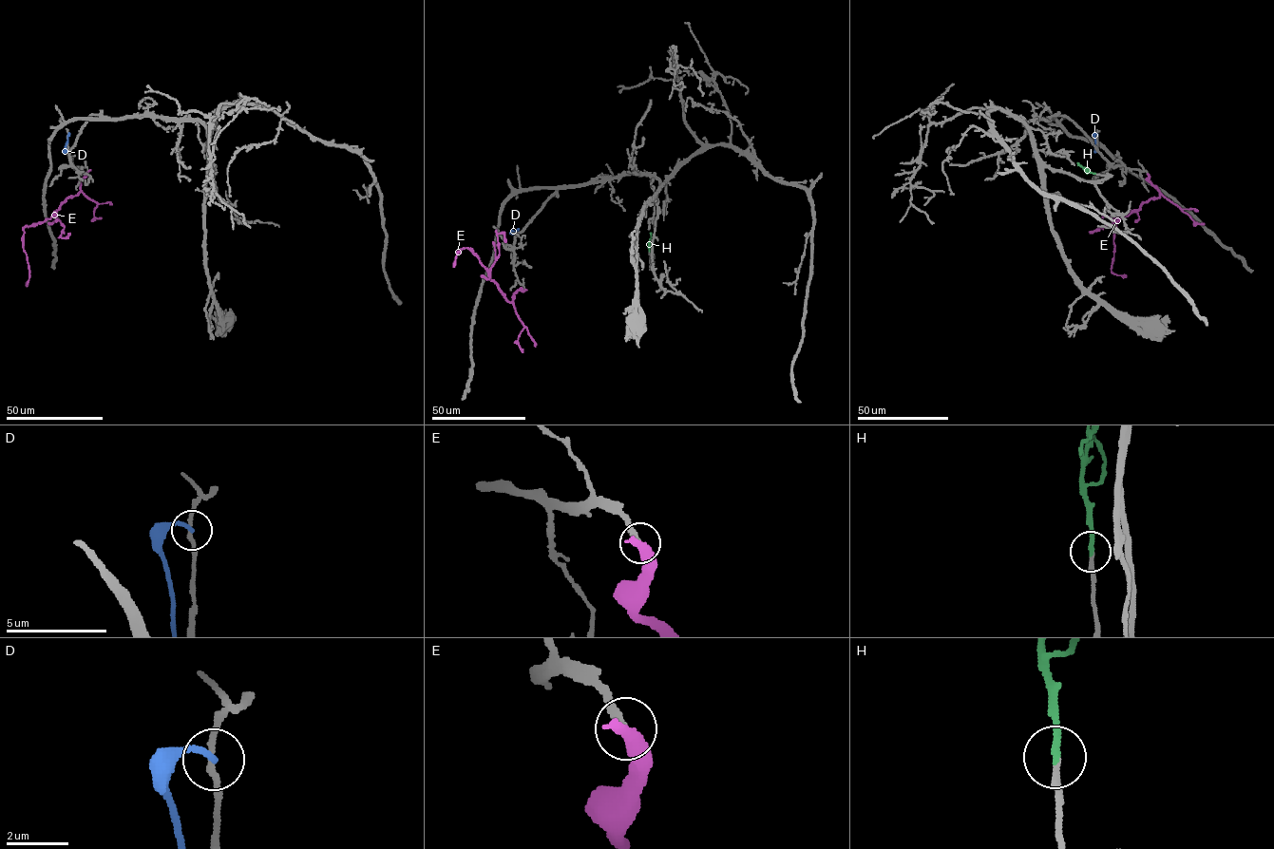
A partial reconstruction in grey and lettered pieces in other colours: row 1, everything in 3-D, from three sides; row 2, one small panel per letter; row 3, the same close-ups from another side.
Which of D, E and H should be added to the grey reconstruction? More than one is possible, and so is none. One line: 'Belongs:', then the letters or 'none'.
Belongs: H

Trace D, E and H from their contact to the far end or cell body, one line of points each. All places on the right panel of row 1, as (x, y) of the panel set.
D: (1097, 135), (1094, 136), (1094, 152)
E: (1148, 174), (1148, 180), (1159, 197), (1144, 201), (1128, 215), (1111, 220), (1115, 223), (1111, 272), (1126, 276)
H: (1095, 174), (1077, 165)

